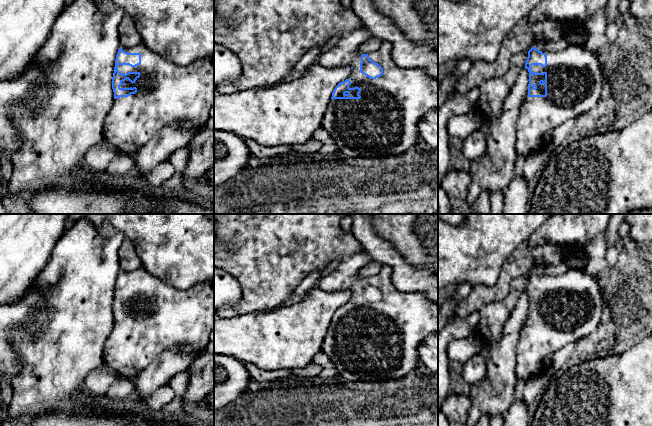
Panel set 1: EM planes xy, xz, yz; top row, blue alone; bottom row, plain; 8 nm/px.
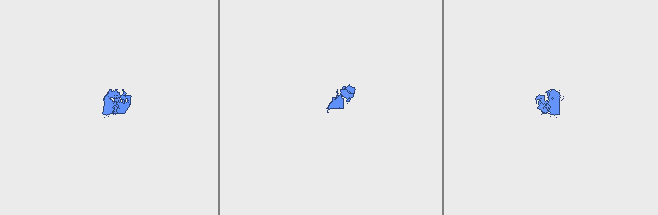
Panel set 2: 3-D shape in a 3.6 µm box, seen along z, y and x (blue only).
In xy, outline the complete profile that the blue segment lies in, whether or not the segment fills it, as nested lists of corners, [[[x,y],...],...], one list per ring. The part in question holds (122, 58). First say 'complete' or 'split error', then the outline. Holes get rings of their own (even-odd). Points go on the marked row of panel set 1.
split error | [[[143,42],[133,48],[120,47],[115,59],[114,73],[112,77],[112,89],[114,92],[114,103],[104,121],[104,139],[112,144],[118,152],[122,152],[131,158],[134,158],[140,149],[147,145],[159,132],[171,125],[177,125],[182,129],[196,128],[201,130],[209,119],[209,111],[214,107],[214,64],[211,58],[199,59],[189,65],[176,65],[167,59],[159,56],[150,50]]]

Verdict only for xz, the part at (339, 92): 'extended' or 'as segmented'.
extended

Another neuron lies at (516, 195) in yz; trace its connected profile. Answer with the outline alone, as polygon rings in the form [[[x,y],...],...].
[[[515,176],[504,191],[502,214],[528,214],[528,182],[521,176]]]

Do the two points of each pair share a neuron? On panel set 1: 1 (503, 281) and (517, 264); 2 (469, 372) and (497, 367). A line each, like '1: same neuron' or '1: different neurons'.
1: same neuron
2: different neurons

